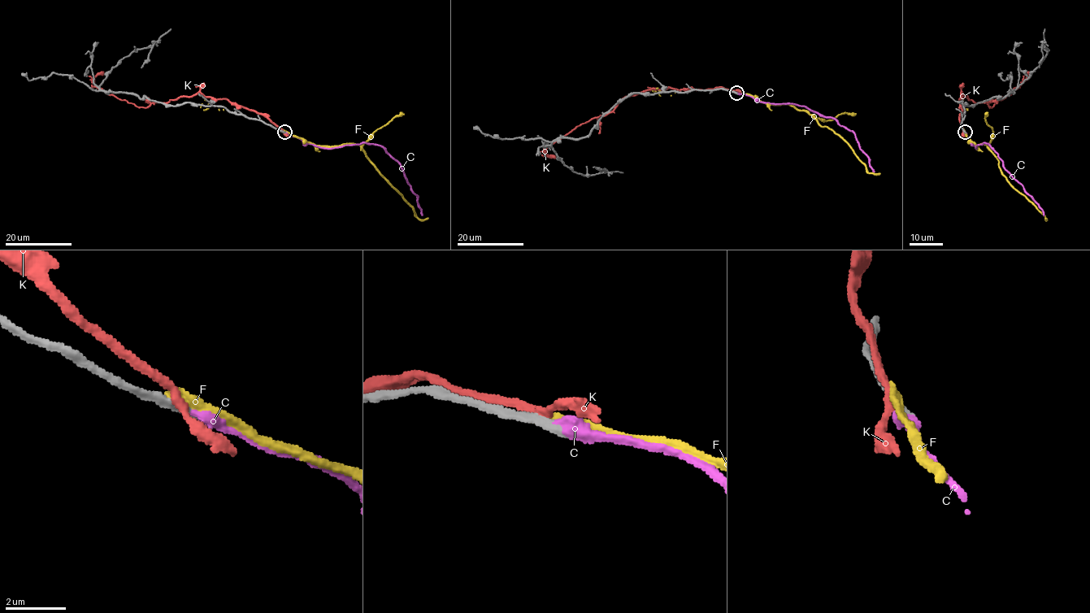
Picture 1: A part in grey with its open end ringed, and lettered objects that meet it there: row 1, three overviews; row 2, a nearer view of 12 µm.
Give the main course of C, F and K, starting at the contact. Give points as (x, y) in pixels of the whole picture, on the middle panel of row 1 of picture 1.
C: (736, 93), (751, 96), (759, 102), (805, 106), (823, 115), (832, 117), (852, 132), (875, 171)
F: (735, 93), (756, 97), (767, 103), (790, 104), (805, 110), (848, 145), (869, 173), (880, 174)
K: (734, 91), (723, 88), (664, 88), (624, 97), (611, 111), (575, 127), (547, 147), (545, 153), (555, 158)

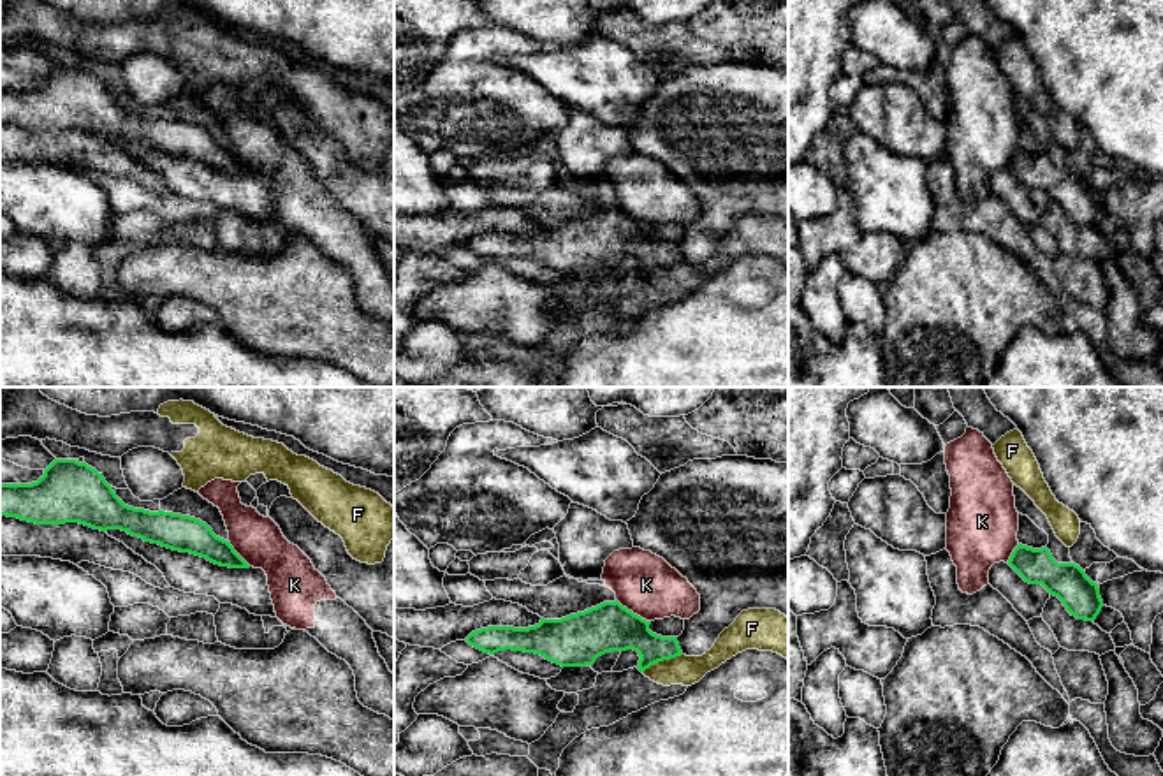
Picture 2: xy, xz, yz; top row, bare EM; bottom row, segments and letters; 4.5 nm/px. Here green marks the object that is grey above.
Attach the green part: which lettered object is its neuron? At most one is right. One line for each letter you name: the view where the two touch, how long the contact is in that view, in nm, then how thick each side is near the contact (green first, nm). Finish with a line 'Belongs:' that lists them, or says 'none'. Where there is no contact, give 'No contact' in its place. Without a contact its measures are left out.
C: No contact
Belongs: C

